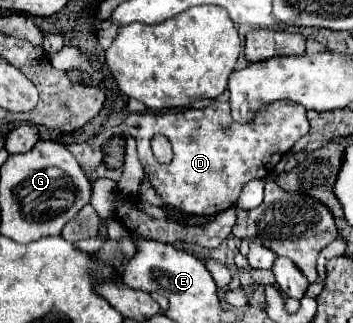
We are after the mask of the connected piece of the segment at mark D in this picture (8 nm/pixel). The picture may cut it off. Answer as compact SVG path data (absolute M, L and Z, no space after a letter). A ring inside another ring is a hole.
M214 102L208 108L195 110L172 110L160 114L132 113L126 118L126 130L136 138L138 158L144 166L144 172L148 174L146 178L142 178L142 182L148 182L166 206L172 206L184 214L200 214L200 216L214 216L234 206L240 196L242 186L250 180L268 178L274 172L274 166L280 162L280 158L286 152L290 152L294 142L302 138L308 132L308 128L310 126L308 126L304 106L298 106L292 102L268 104L248 124L238 124L230 118L228 102ZM154 134L162 134L170 140L172 152L174 152L174 158L170 164L160 164L156 158L152 158L150 140Z

